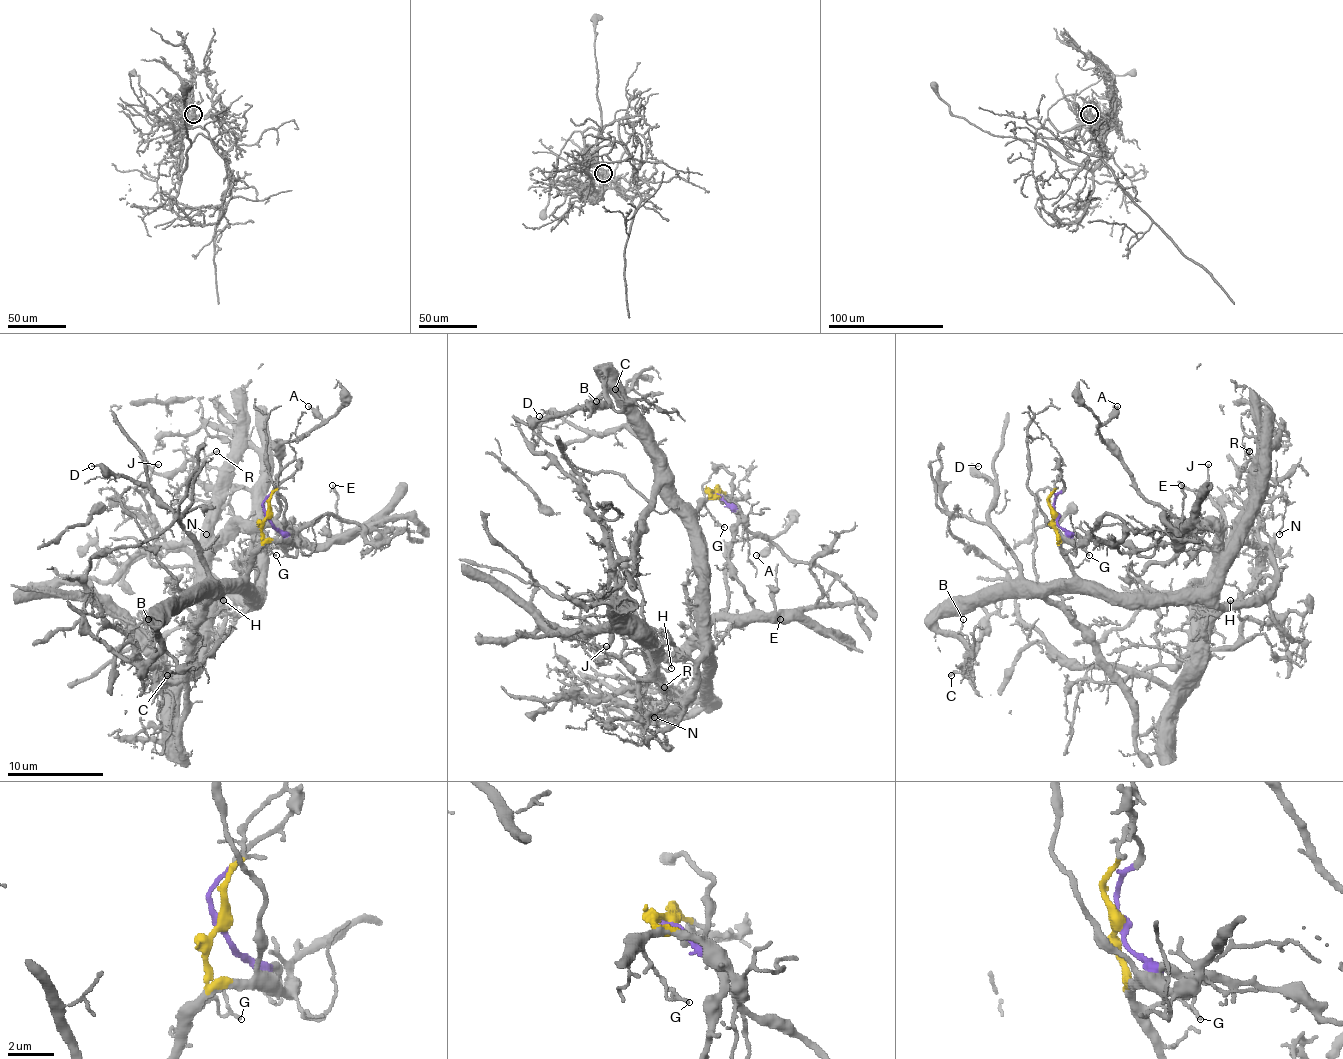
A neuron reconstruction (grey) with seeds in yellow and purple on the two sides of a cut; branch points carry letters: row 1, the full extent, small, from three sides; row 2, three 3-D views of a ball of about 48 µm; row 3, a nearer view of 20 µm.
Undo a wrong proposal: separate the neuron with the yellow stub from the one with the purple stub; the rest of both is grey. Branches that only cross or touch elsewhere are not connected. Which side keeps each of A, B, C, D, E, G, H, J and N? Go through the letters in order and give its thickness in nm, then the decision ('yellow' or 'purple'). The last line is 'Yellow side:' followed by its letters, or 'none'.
A: 200 nm thick; purple
B: 90 nm thick; yellow
C: 220 nm thick; yellow
D: 110 nm thick; yellow
E: 200 nm thick; purple
G: 90 nm thick; yellow
H: 100 nm thick; yellow
J: 110 nm thick; purple
N: 120 nm thick; purple
Yellow side: B, C, D, G, H

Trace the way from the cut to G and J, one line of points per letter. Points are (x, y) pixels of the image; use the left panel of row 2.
G: (269, 515), (265, 520), (262, 542), (257, 549), (265, 546), (277, 556)
J: (269, 515), (291, 556), (305, 544), (236, 527), (193, 566), (157, 566), (145, 491), (159, 465)

